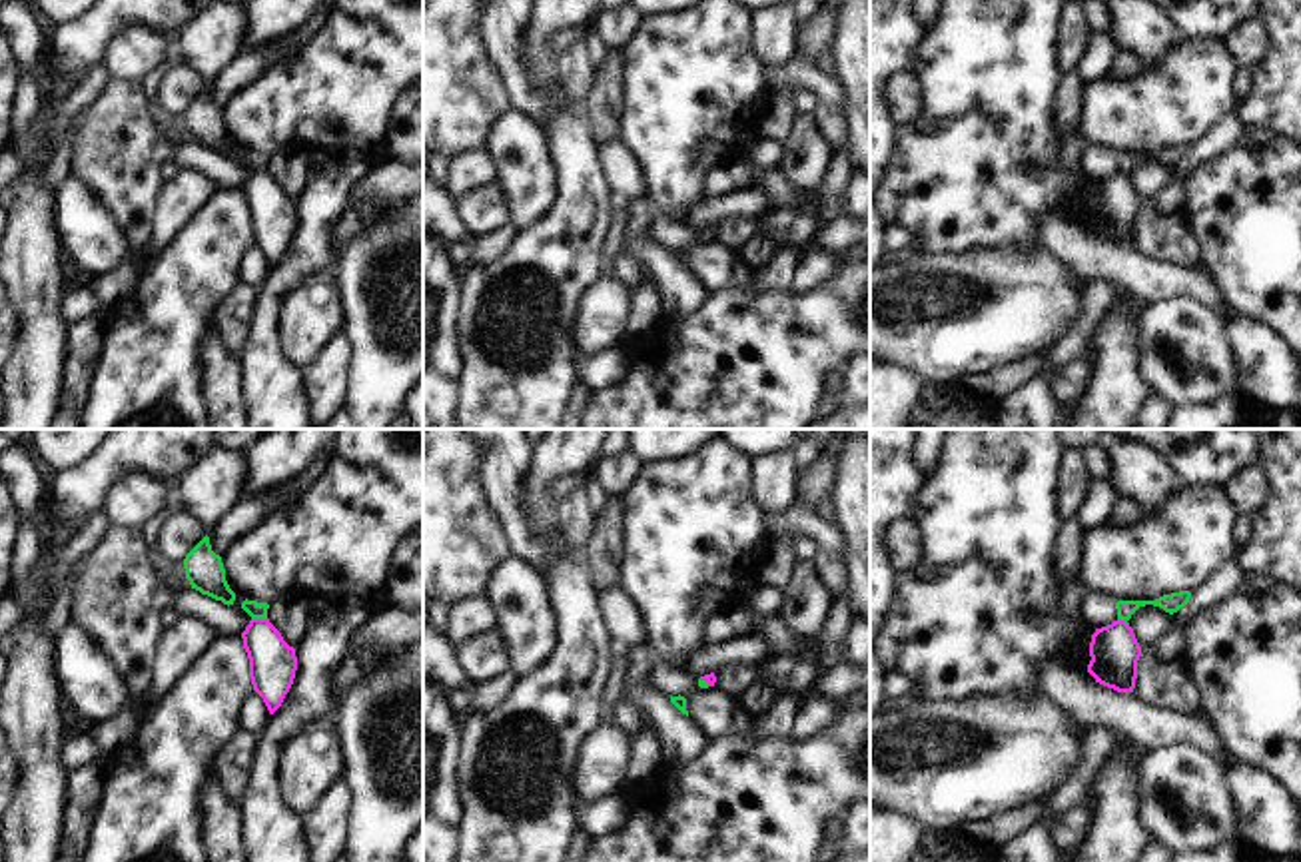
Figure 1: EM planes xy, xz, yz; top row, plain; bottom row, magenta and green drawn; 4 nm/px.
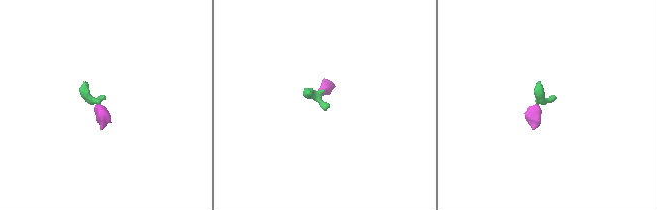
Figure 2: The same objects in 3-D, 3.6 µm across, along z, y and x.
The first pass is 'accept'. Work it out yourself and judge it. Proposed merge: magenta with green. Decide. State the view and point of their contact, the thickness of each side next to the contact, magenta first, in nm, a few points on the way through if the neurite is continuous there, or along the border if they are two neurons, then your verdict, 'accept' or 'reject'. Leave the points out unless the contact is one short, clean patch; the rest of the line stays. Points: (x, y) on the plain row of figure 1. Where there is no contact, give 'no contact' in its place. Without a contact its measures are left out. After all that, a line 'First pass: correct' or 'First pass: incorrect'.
contact xy (260, 172); calibres 190 and 70 nm; way xy (272, 214), (260, 190), (260, 172), (254, 162); accept
First pass: correct

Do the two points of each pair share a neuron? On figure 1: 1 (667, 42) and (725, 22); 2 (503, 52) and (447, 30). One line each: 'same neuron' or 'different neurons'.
1: same neuron
2: different neurons

